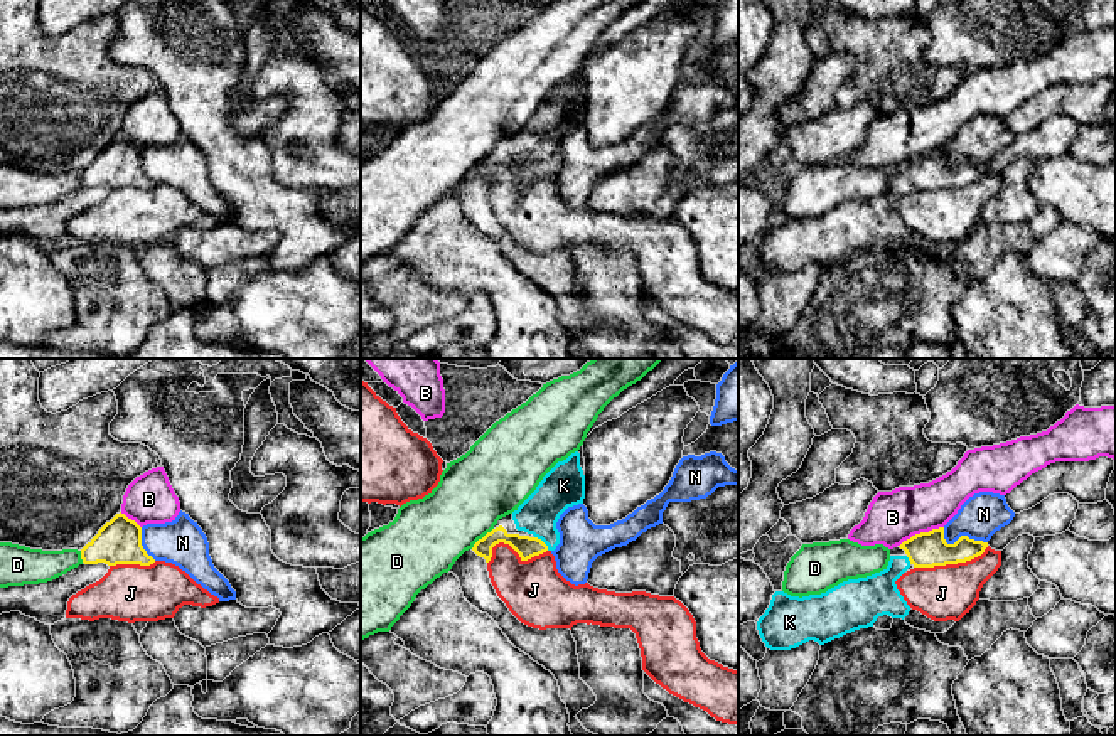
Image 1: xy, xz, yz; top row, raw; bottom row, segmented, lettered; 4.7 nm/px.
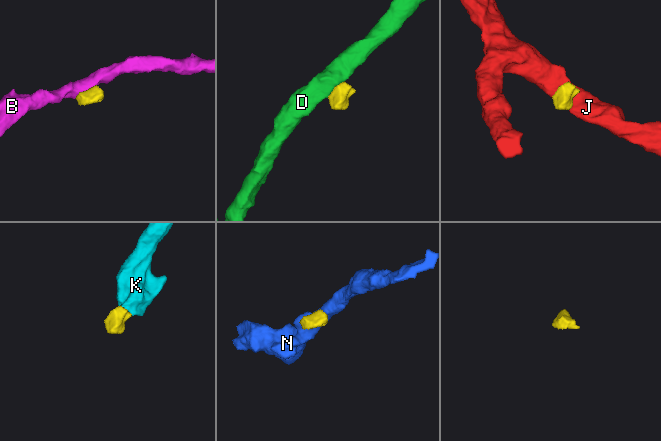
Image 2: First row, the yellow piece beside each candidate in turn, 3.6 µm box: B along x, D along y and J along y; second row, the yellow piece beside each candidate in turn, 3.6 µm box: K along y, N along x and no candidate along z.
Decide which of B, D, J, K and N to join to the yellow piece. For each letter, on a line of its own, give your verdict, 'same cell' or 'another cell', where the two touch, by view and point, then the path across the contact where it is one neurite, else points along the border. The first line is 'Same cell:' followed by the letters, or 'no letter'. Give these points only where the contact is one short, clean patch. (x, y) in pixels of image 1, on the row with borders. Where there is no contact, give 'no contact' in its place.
Same cell: K
B: another cell | yz (921, 533) | along yz (943, 526), (912, 534), (899, 546)
D: another cell | xz (482, 538) | along xz (493, 528), (471, 548)
J: another cell | yz (951, 563) | along yz (988, 546), (980, 554), (965, 561), (914, 568)
K: same cell | xz (543, 543) | across xz (525, 546), (543, 543), (543, 526), (538, 514)
N: another cell | yz (960, 538)

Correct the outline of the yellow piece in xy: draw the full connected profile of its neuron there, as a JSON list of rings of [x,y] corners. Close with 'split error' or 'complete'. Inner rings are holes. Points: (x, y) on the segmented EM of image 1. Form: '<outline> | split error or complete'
[[[121,512],[81,549],[81,559],[84,564],[105,563],[108,566],[155,563],[142,546],[142,527]]] | complete

